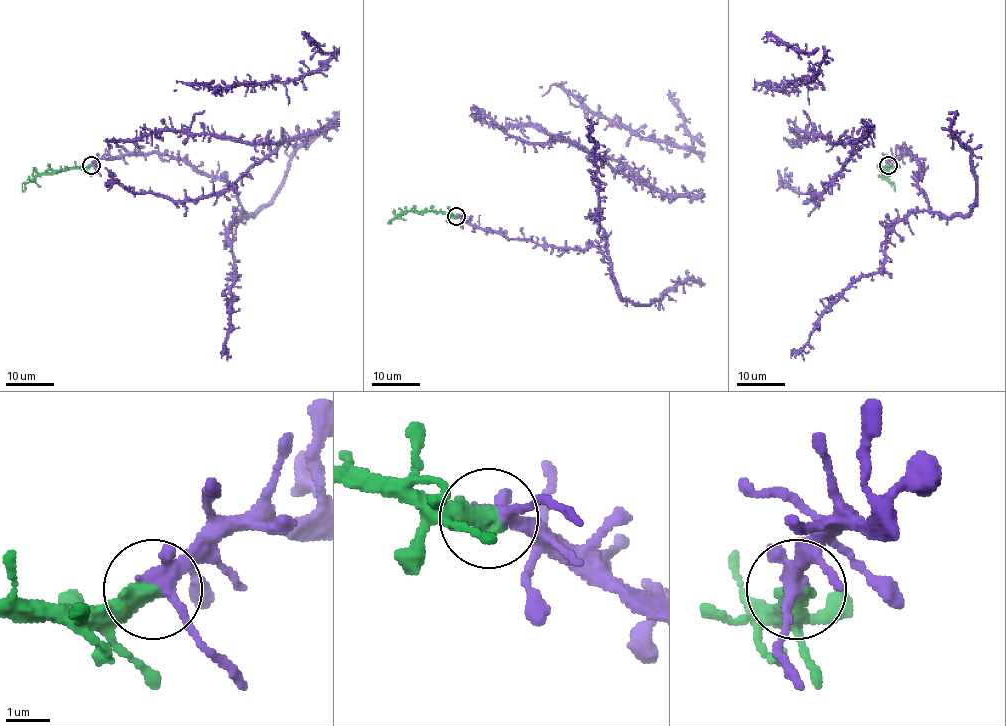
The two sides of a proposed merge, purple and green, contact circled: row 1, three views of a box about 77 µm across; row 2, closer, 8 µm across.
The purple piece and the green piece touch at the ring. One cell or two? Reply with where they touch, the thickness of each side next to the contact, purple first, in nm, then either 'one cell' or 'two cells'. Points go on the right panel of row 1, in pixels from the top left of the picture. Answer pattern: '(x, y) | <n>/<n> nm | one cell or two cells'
(888, 165) | 320/500 nm | one cell

